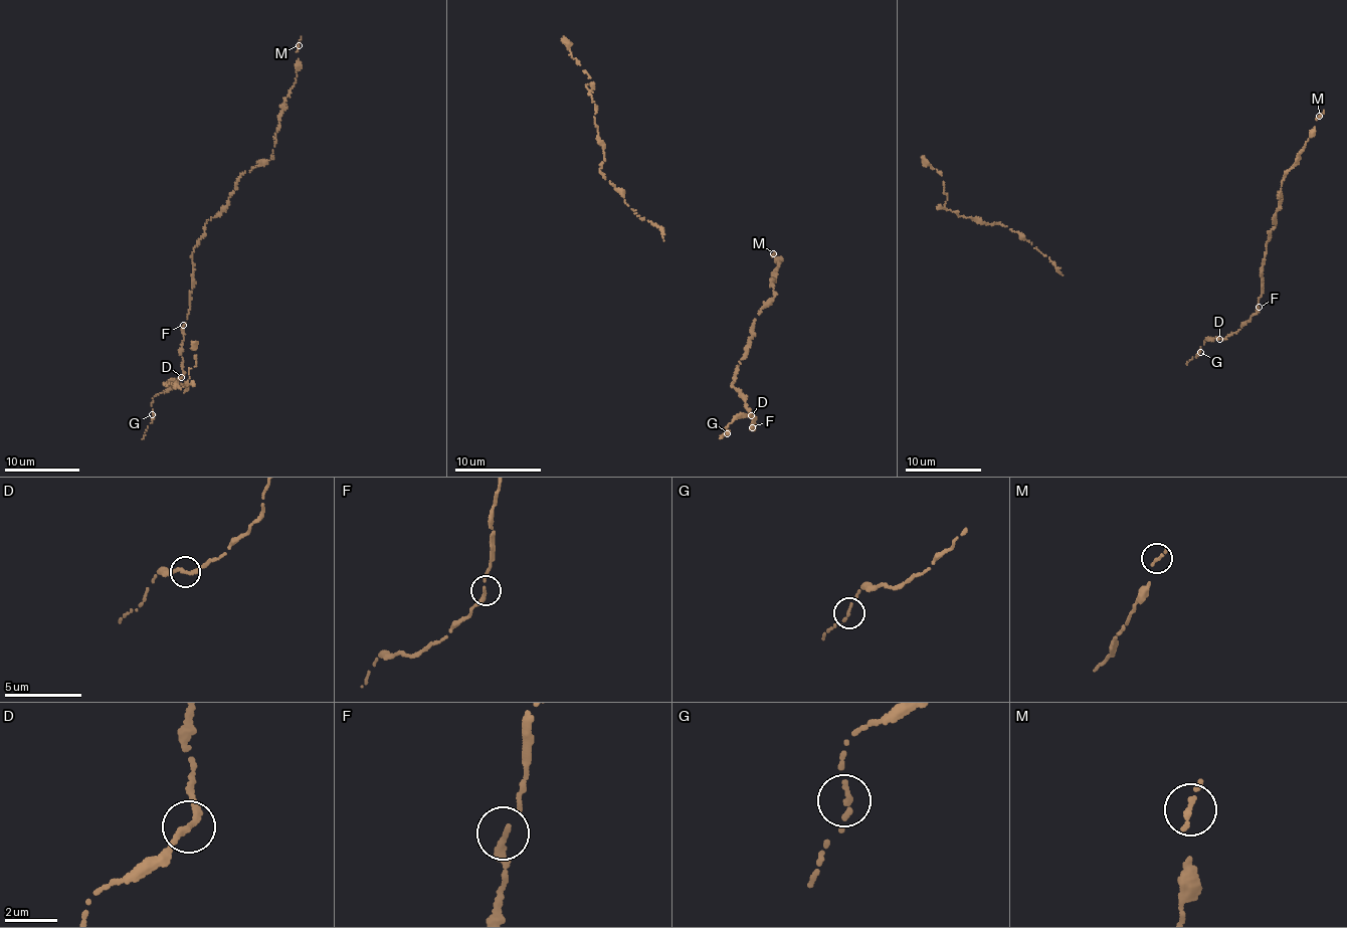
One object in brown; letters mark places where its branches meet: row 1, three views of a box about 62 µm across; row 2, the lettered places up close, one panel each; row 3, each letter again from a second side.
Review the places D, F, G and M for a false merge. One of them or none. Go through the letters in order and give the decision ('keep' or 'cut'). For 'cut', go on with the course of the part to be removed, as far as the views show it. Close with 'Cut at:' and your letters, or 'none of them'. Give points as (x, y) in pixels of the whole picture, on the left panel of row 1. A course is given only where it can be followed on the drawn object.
D: keep
F: keep
G: keep
M: keep
Cut at: none of them

